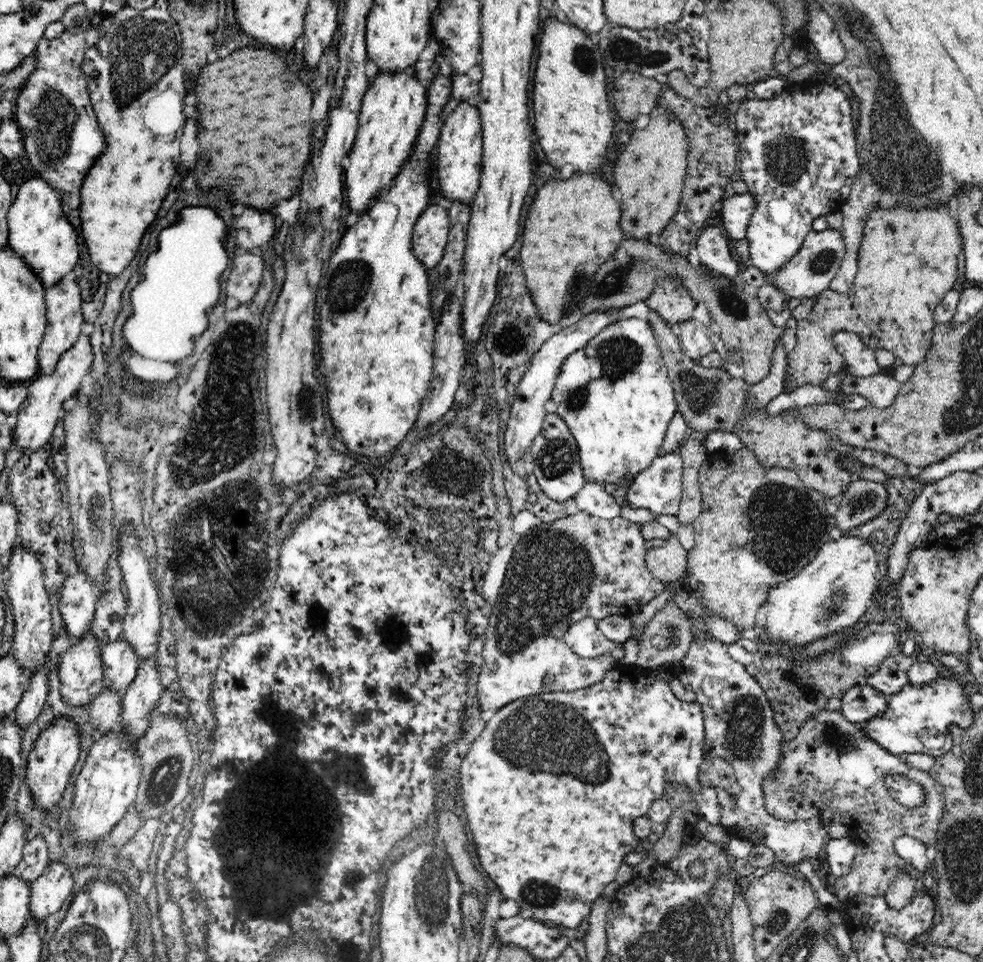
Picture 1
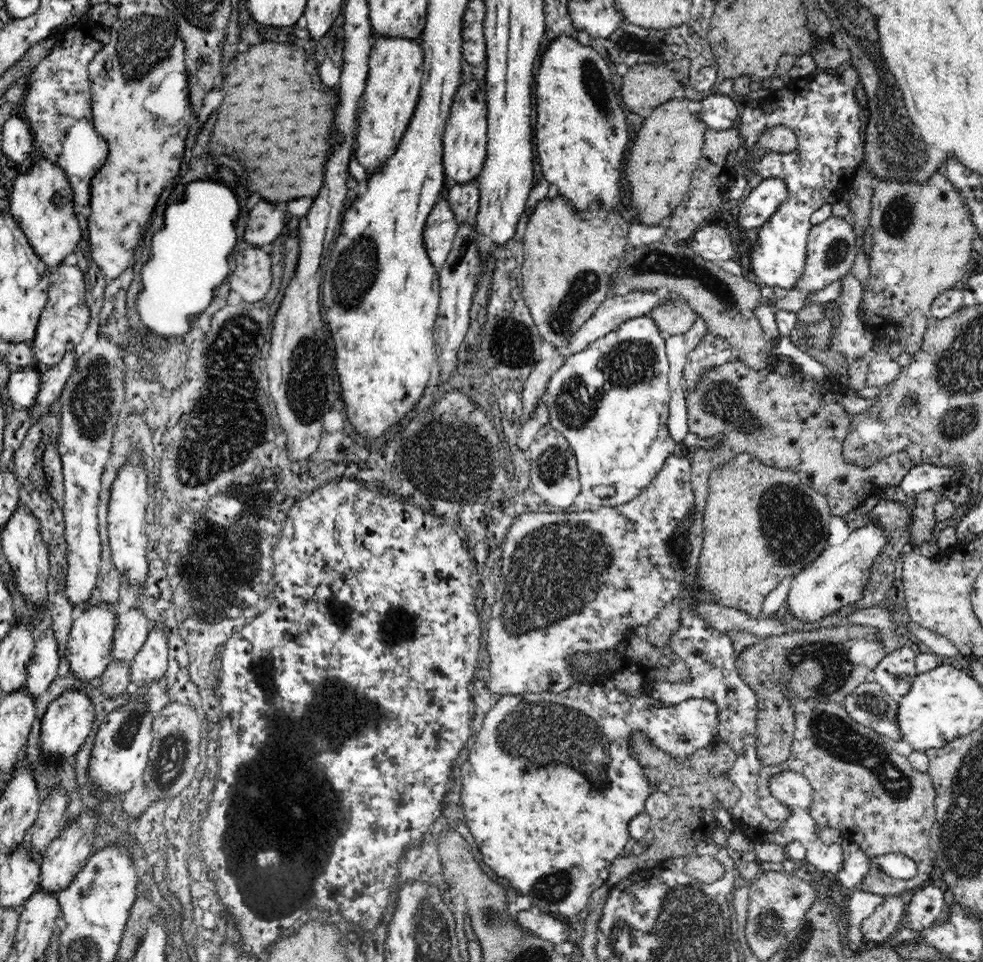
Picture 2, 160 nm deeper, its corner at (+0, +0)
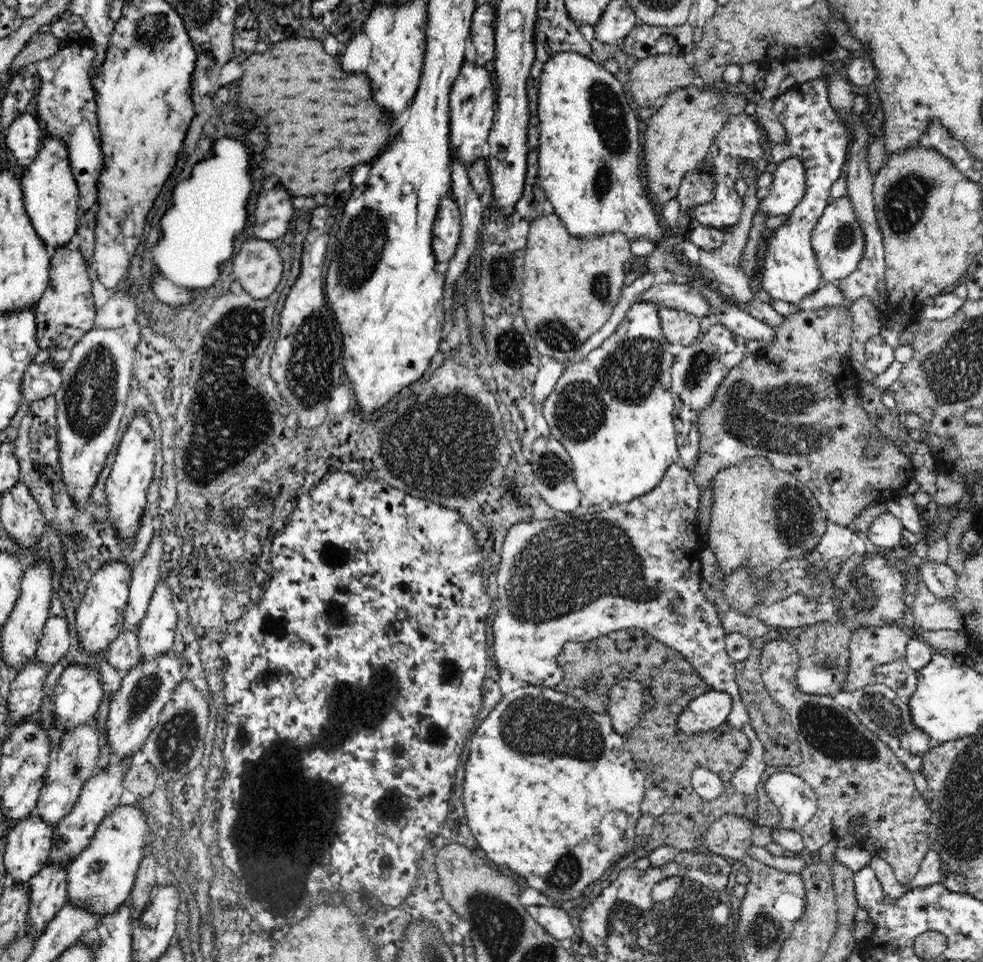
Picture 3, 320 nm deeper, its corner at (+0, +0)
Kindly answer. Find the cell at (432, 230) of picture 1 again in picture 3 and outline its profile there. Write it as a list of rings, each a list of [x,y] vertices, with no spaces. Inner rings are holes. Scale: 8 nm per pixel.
[[[446,196],[440,201],[437,219],[432,224],[431,237],[431,248],[436,260],[444,266],[456,254],[460,232],[460,209],[452,196]]]

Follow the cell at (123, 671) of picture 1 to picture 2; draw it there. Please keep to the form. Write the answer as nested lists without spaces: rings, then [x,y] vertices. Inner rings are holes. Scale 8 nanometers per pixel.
[[[138,607],[122,609],[114,629],[113,661],[132,664],[150,630],[150,621]]]

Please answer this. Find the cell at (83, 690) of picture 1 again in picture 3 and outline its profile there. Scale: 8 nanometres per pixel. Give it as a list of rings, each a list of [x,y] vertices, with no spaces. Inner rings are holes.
[[[120,561],[102,563],[92,580],[88,582],[84,596],[75,612],[76,630],[80,646],[89,653],[100,653],[108,650],[109,644],[116,640],[124,629],[124,612],[129,598],[128,581],[132,569]]]

